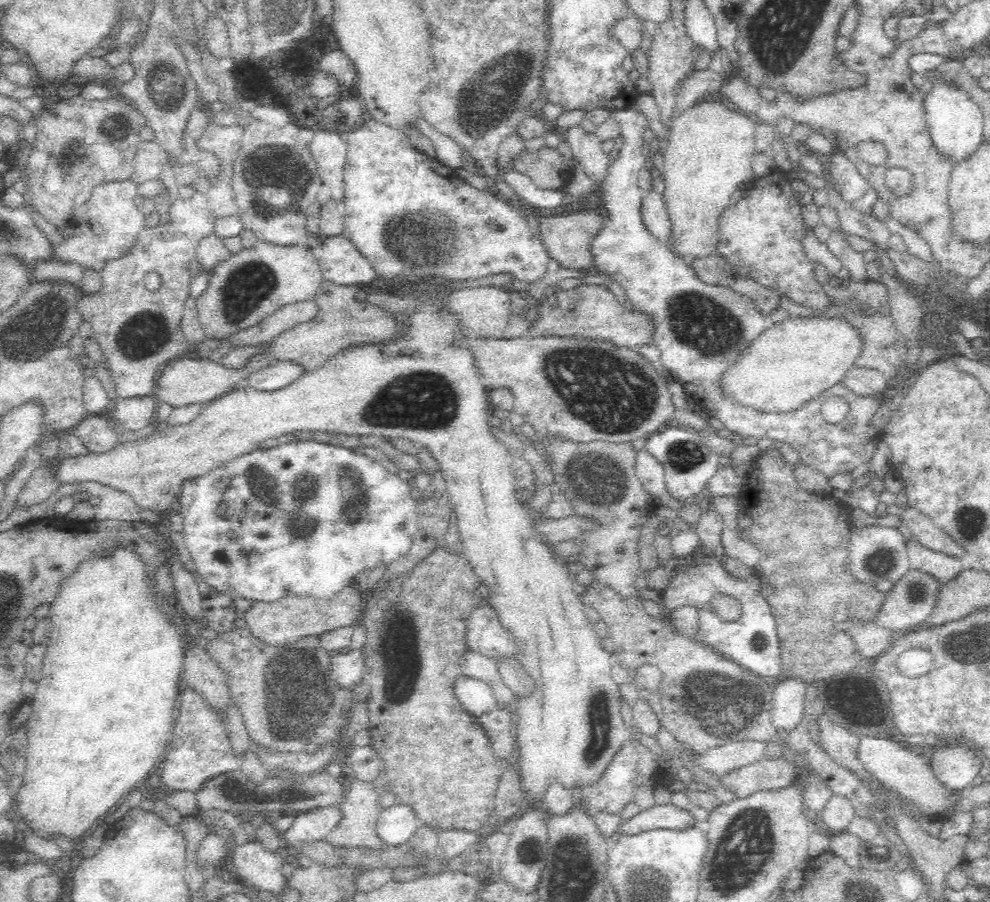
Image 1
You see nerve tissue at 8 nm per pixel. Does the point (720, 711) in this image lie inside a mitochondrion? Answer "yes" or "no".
yes

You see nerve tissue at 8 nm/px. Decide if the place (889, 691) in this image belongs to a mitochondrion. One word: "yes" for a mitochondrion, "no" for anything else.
no

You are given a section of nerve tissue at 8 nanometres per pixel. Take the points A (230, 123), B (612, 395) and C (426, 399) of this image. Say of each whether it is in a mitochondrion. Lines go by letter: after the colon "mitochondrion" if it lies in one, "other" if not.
A: other
B: mitochondrion
C: mitochondrion

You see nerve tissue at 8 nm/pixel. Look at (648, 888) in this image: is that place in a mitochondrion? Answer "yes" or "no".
yes

